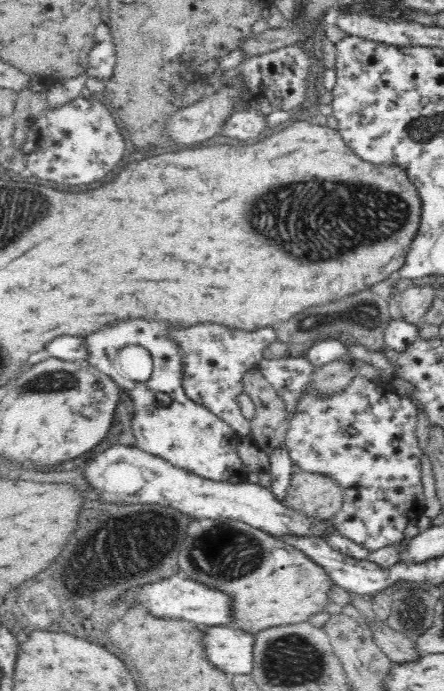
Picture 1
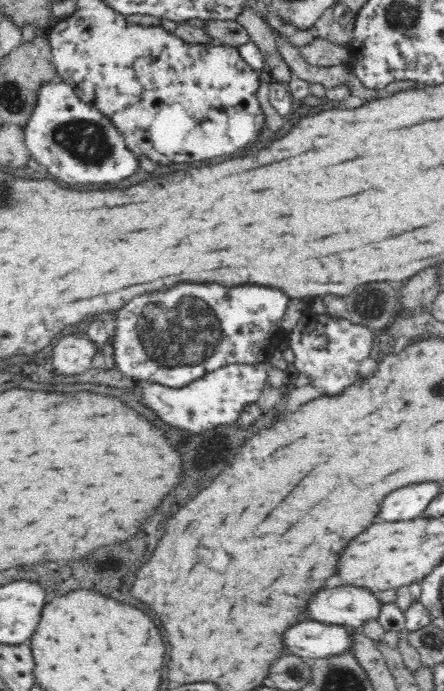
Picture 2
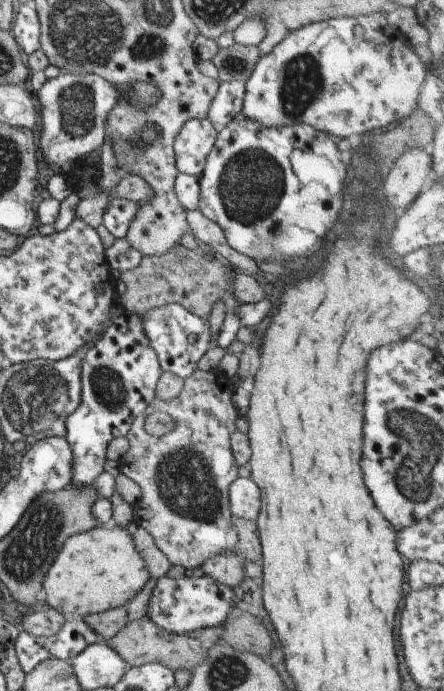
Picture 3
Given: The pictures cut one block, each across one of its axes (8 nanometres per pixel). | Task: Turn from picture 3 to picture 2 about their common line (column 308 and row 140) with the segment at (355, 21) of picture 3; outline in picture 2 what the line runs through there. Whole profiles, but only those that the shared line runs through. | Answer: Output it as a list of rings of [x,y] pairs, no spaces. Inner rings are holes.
[[[64,79],[38,88],[37,102],[22,127],[30,156],[52,176],[68,184],[114,184],[138,170],[138,159],[127,147],[124,135],[98,108],[84,103]]]

